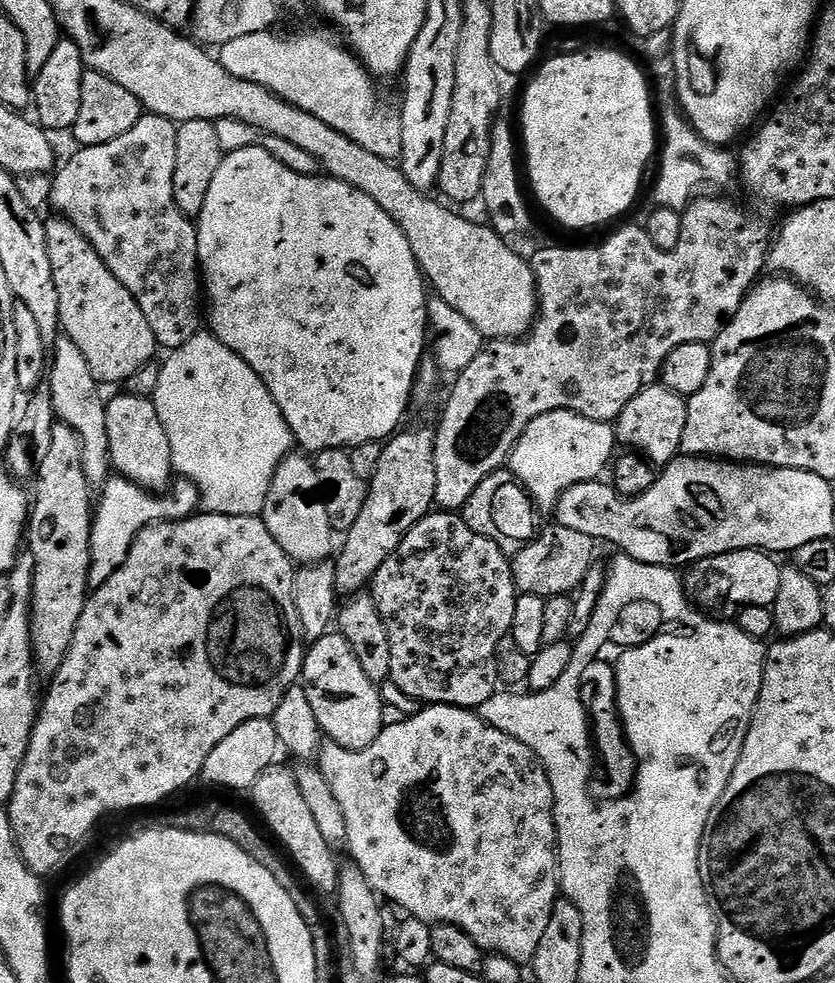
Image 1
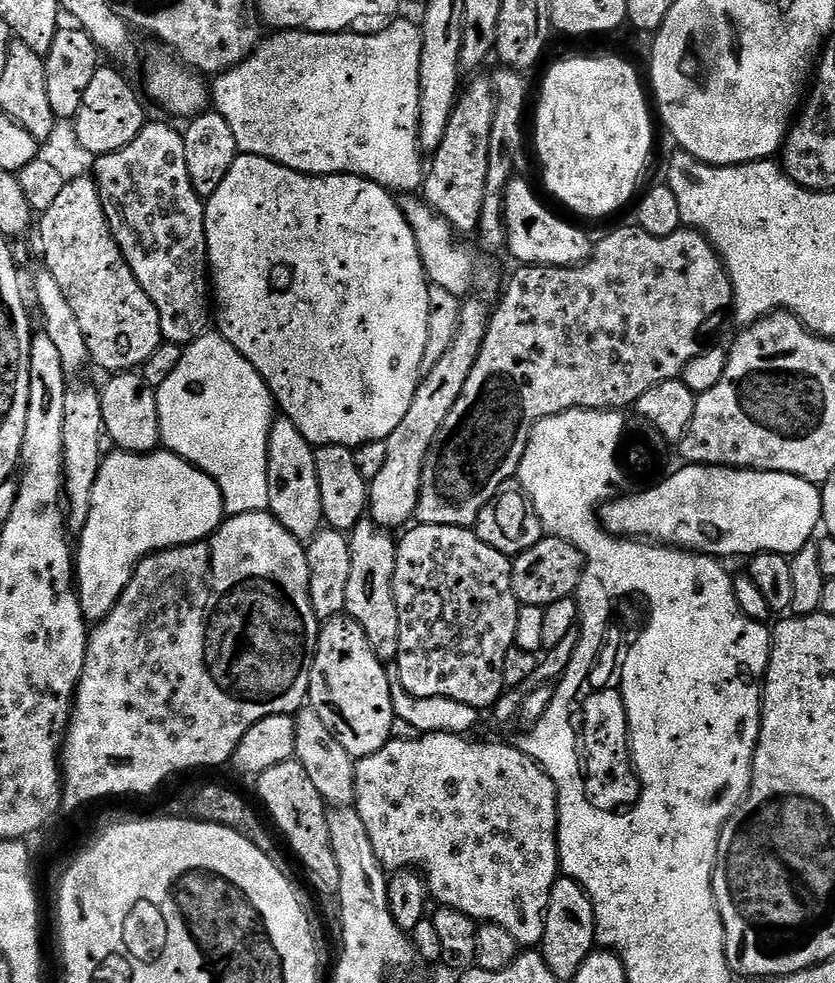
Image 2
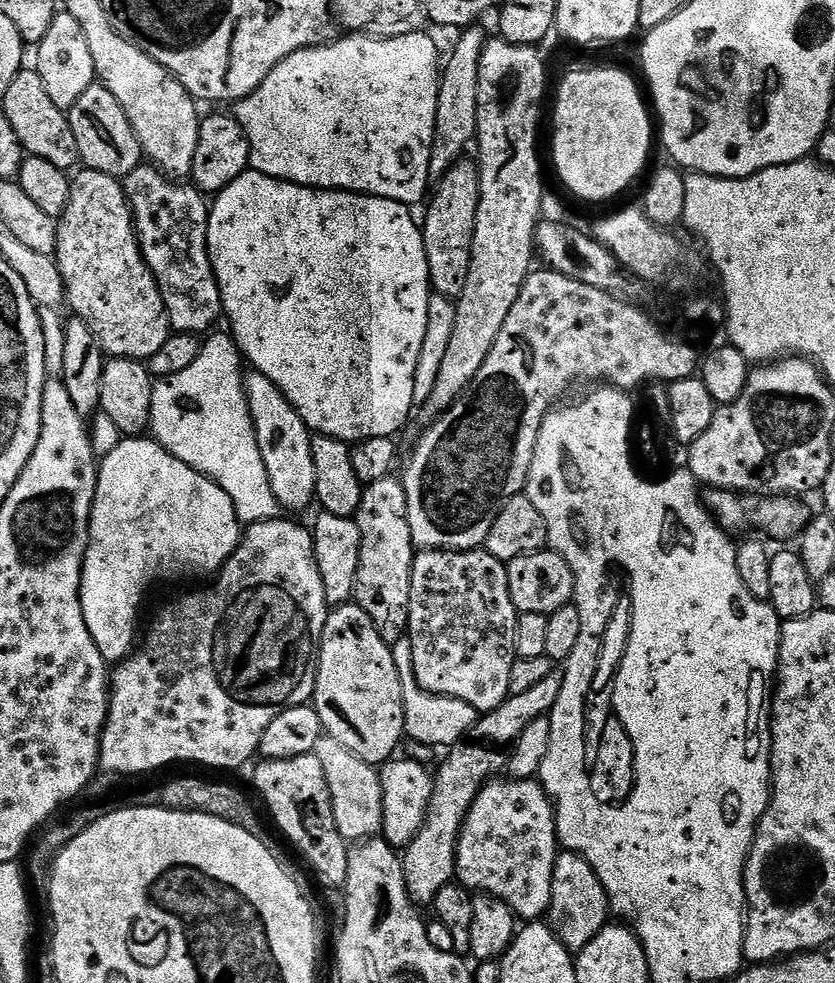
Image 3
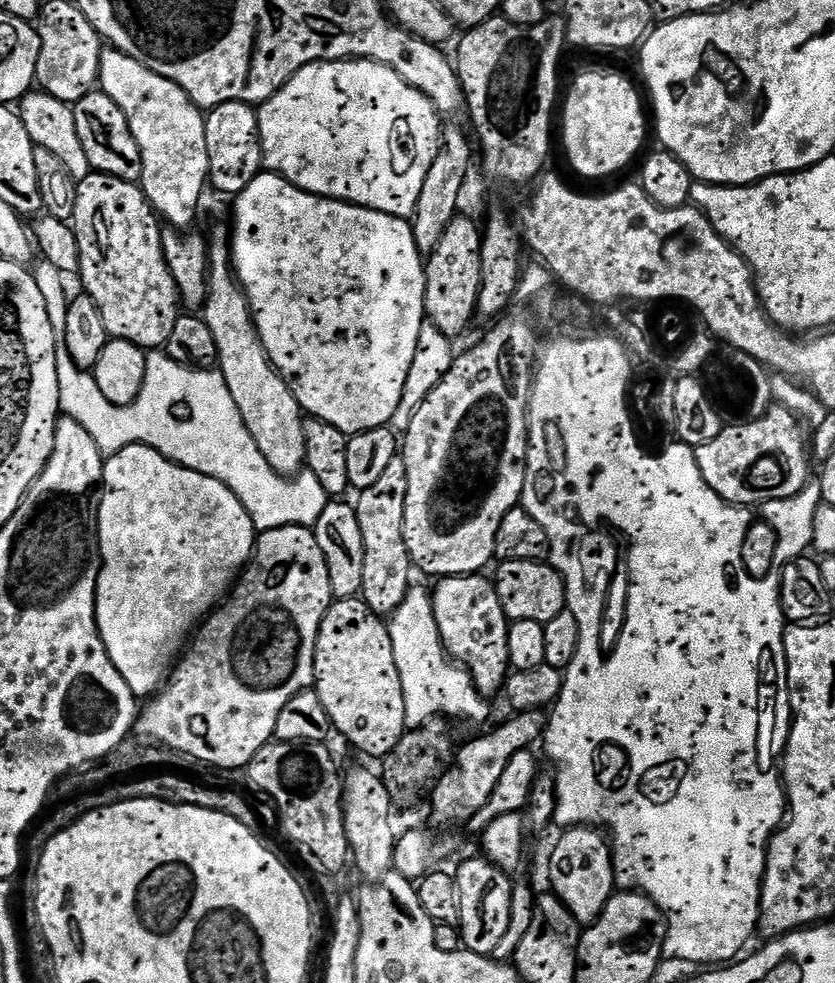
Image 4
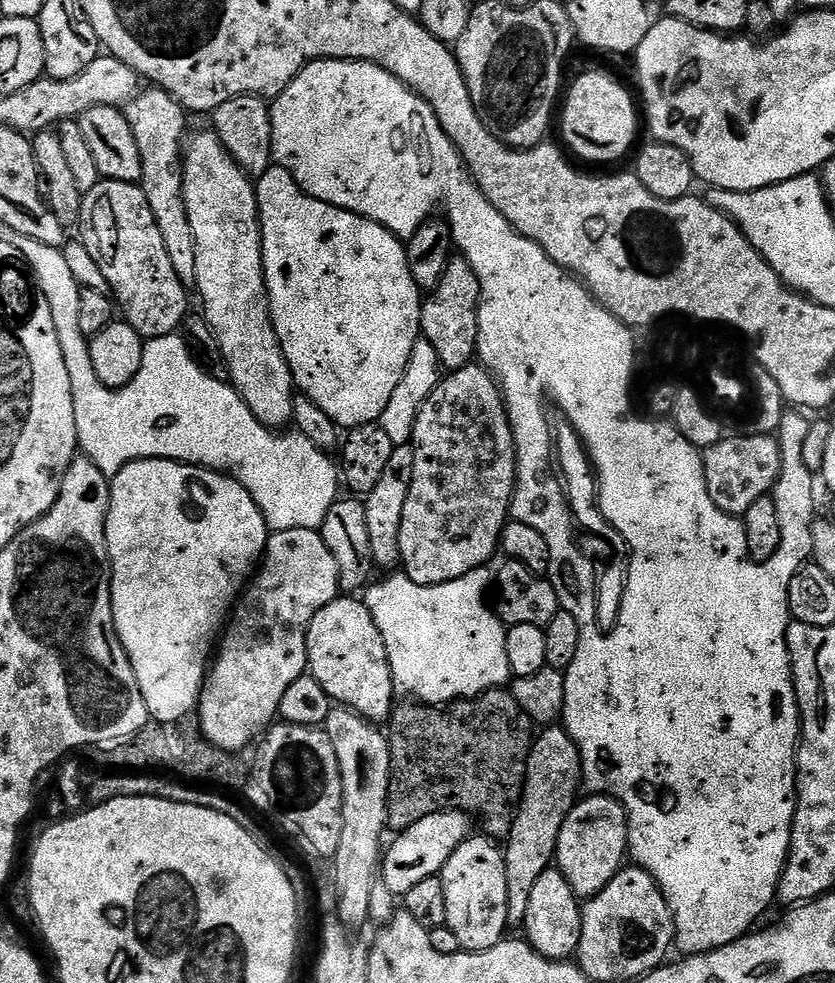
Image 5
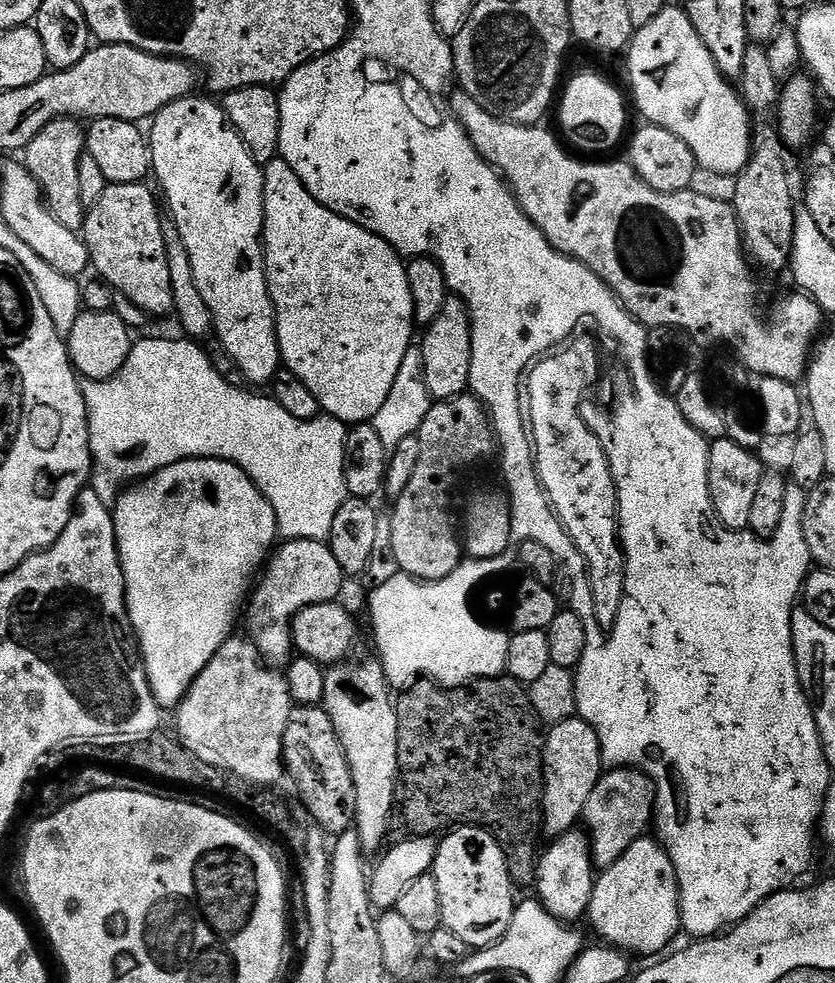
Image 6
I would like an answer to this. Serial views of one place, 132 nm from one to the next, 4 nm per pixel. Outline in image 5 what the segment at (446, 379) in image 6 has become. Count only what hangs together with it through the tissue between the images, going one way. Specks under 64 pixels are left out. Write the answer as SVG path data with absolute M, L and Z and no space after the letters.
M453 255L452 261L446 266L446 274L442 274L442 282L438 282L438 286L423 301L420 309L420 330L423 339L430 342L430 346L434 346L434 350L438 353L438 362L441 369L448 372L457 372L473 363L476 356L476 343L478 342L478 310L480 309L480 279L478 274L474 274L474 270L470 266L470 262L466 262L463 256Z

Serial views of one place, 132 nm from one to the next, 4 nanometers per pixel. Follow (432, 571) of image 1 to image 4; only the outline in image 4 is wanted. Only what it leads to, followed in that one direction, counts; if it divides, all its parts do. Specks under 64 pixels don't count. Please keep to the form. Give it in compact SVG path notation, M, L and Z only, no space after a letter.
M487 575L446 576L431 589L434 620L445 651L472 676L478 692L485 698L499 693L510 671L508 615L502 610L498 590Z

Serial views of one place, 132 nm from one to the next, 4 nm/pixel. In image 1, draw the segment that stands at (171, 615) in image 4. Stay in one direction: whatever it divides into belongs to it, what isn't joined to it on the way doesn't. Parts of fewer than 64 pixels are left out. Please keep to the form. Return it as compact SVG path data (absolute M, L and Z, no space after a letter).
M123 478L109 479L108 483L103 485L101 492L104 493L101 496L99 493L92 522L92 565L88 583L93 589L100 588L102 582L106 582L106 578L110 578L110 574L114 574L114 570L118 570L122 566L122 562L126 562L126 558L130 554L130 546L134 546L138 534L146 526L161 520L185 520L188 516L197 515L198 509L201 507L200 491L190 481L183 478L177 479L163 494L153 494L148 489Z

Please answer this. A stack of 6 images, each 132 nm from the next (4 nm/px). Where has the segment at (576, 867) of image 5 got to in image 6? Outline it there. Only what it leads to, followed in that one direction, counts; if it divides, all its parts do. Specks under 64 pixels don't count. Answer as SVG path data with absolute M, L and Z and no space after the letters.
M613 768L600 777L598 786L590 793L582 817L586 829L588 847L592 849L592 863L597 869L609 868L635 840L649 831L656 811L656 786L644 772L631 768Z

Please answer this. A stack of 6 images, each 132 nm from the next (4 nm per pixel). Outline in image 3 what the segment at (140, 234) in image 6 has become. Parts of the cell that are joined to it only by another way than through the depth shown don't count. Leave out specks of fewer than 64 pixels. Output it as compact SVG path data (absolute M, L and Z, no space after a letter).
M93 168L83 171L75 173L70 202L57 223L54 259L64 279L67 307L94 330L109 357L147 362L170 335L164 299L140 253L123 183Z

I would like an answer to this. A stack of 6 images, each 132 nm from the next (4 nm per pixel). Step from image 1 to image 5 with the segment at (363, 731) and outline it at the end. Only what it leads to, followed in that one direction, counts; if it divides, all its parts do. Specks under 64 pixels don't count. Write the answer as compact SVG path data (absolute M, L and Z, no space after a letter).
M344 594L314 614L308 627L308 672L322 686L322 690L326 690L331 700L337 705L351 708L365 720L387 721L394 711L392 674L387 660L386 643L363 599Z

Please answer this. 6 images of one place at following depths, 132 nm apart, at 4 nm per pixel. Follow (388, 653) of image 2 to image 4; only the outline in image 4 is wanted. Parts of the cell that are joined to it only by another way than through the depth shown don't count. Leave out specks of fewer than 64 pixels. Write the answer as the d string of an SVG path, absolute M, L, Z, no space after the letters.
M396 455L394 462L386 466L385 472L374 482L374 486L363 489L354 500L358 514L358 526L362 530L362 546L366 550L366 562L362 566L360 596L366 606L381 618L391 618L406 598L414 584L414 565L406 550L406 490L410 482L406 478L406 462L403 455Z

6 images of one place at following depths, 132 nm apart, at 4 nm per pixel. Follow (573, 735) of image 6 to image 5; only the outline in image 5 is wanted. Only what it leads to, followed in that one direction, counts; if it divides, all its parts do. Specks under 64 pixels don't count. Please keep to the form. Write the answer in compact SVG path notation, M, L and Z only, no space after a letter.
M548 726L541 732L544 733L533 739L526 766L524 793L520 795L512 829L502 848L506 866L508 927L512 930L523 929L534 885L547 868L553 867L562 822L566 822L570 810L578 803L584 779L580 751L568 731L562 726Z

